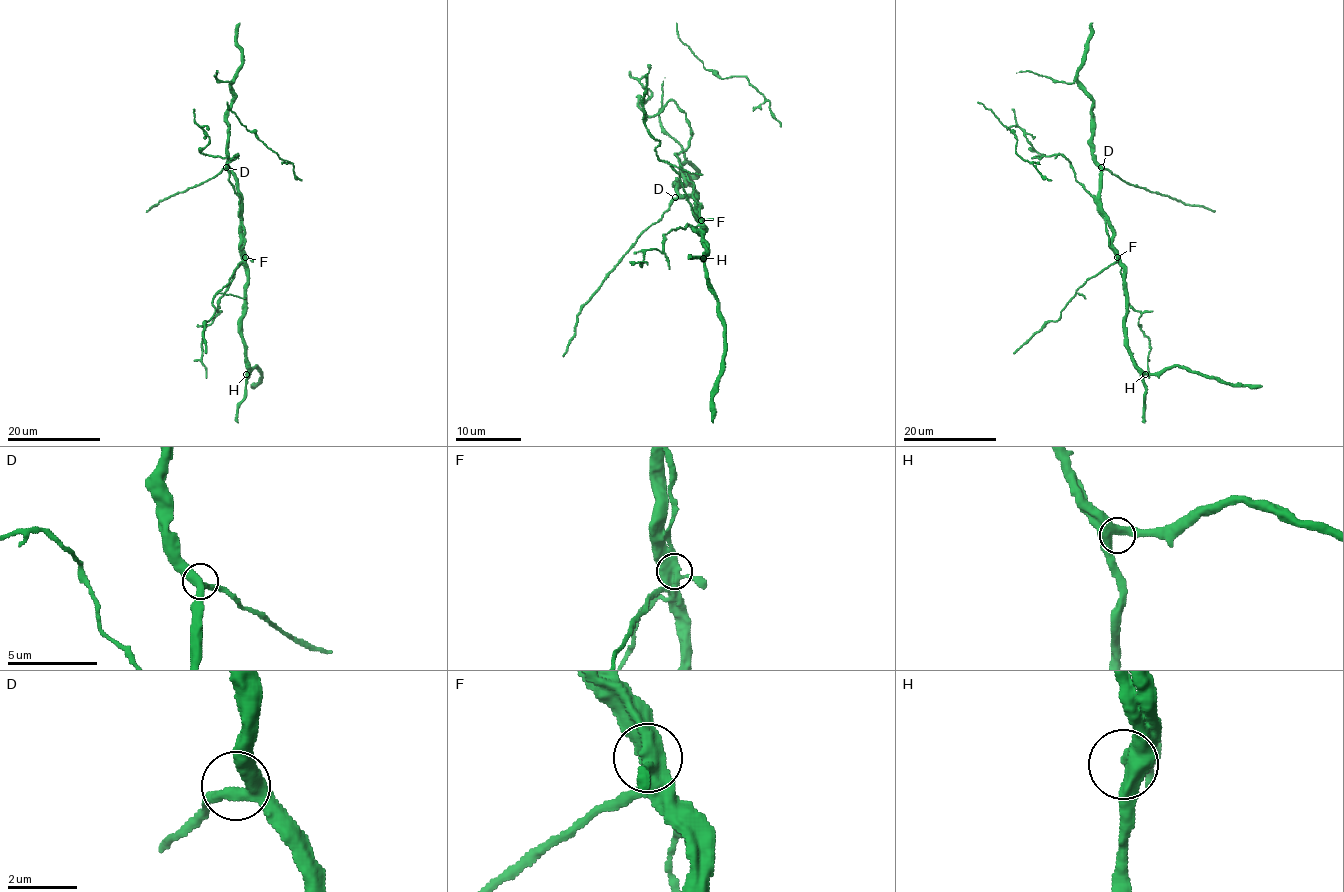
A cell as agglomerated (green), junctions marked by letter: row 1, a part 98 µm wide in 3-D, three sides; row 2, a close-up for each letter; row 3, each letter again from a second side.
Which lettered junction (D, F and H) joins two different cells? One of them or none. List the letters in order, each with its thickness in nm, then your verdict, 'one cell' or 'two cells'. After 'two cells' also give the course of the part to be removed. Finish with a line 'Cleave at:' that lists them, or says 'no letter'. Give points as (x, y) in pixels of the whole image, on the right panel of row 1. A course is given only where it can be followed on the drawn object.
D: 320 nm | one cell
F: 500 nm | two cells
H: 440 nm | one cell
Cleave at: F

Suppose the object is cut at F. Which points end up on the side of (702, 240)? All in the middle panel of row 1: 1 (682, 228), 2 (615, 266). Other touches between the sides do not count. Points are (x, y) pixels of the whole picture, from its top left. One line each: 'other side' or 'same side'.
1: other side
2: same side

